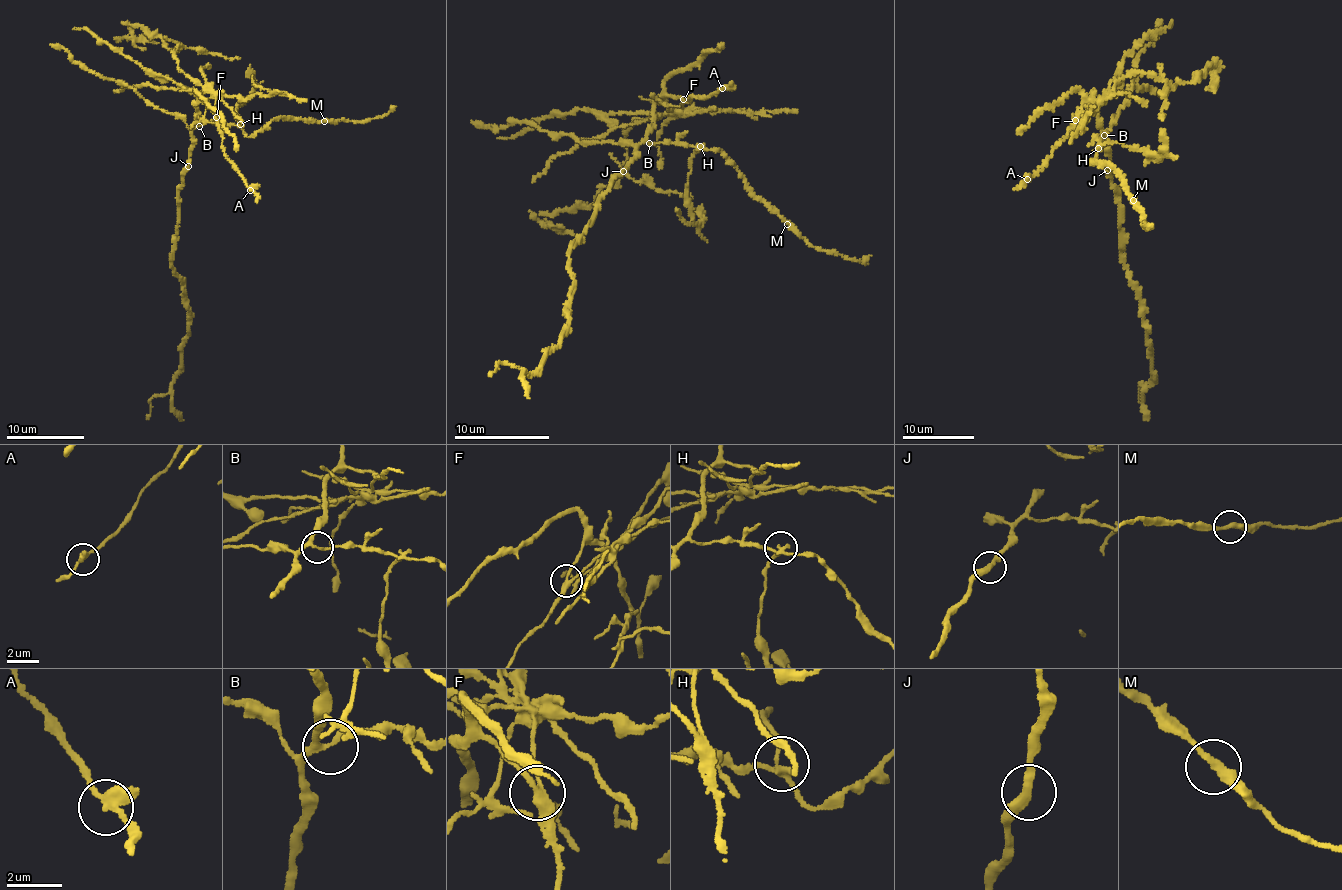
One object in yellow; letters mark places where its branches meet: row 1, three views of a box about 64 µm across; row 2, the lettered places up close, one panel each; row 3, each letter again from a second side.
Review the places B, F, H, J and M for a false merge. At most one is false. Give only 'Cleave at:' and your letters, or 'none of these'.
Cleave at: F

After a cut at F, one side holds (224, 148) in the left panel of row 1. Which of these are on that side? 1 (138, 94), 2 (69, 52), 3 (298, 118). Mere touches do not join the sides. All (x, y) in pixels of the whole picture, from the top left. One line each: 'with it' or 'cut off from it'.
1: cut off from it
2: cut off from it
3: cut off from it

